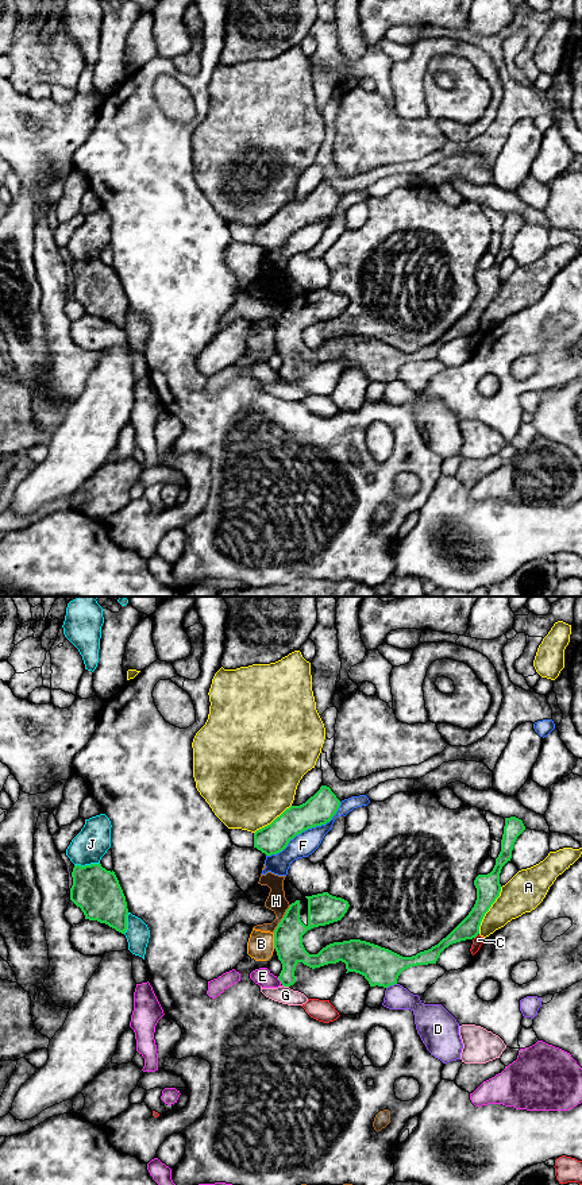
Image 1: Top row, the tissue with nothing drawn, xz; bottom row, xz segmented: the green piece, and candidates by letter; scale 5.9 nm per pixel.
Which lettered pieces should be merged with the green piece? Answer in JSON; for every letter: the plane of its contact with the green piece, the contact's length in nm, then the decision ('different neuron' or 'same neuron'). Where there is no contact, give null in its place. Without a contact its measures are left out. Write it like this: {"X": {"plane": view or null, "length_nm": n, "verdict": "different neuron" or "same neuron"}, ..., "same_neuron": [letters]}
{"A": {"plane": "xz", "length_nm": 320, "verdict": "different neuron"}, "B": {"plane": "xz", "length_nm": 100, "verdict": "different neuron"}, "C": {"plane": "xz", "length_nm": 40, "verdict": "different neuron"}, "D": {"plane": "xz", "length_nm": 70, "verdict": "different neuron"}, "E": {"plane": "xz", "length_nm": 50, "verdict": "different neuron"}, "F": {"plane": "xz", "length_nm": 550, "verdict": "different neuron"}, "G": {"plane": "xz", "length_nm": 40, "verdict": "different neuron"}, "H": {"plane": "xz", "length_nm": 200, "verdict": "different neuron"}, "J": {"plane": "xz", "length_nm": 150, "verdict": "different neuron"}, "same_neuron": []}

